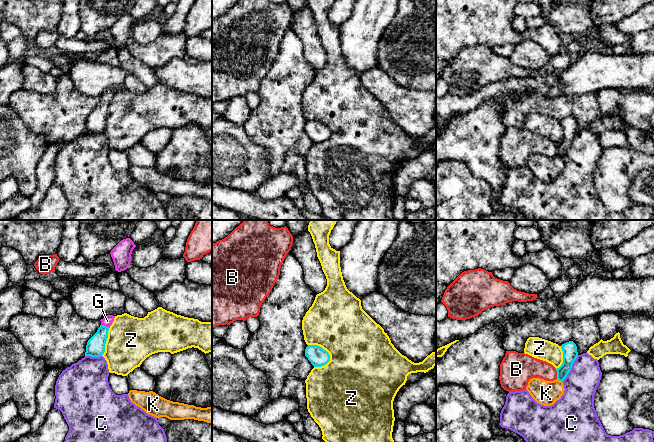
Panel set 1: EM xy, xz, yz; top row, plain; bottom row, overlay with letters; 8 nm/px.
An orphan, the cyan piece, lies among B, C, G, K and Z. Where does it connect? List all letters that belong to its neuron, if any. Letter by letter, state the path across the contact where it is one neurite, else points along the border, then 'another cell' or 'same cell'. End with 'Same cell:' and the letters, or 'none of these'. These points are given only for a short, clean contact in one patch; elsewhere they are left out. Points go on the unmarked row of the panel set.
B: along yz (555, 145), (557, 154) | another cell
C: another cell
G: across xy (95, 123), (105, 102), (107, 97) | same cell
K: along yz (556, 155), (562, 157) | another cell
Z: along xz (308, 120), (321, 122), (328, 129), (330, 136) | another cell
Same cell: G

